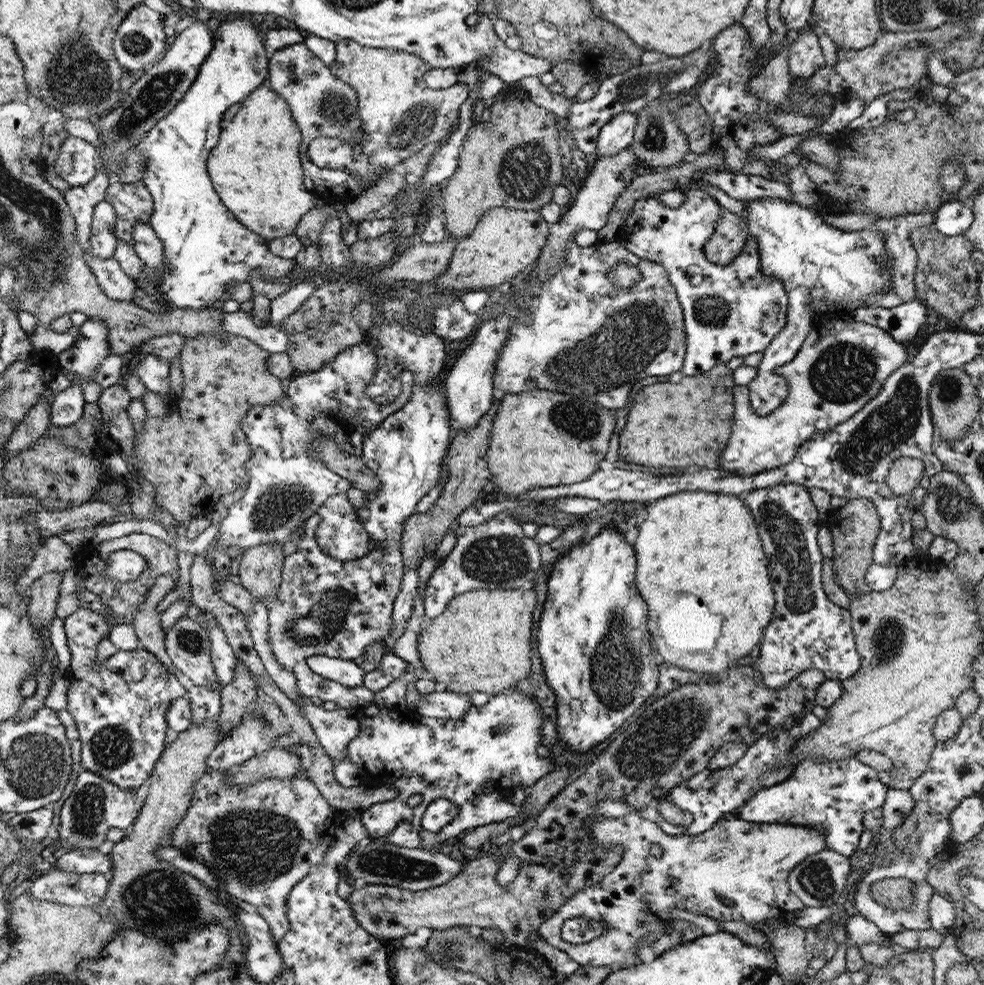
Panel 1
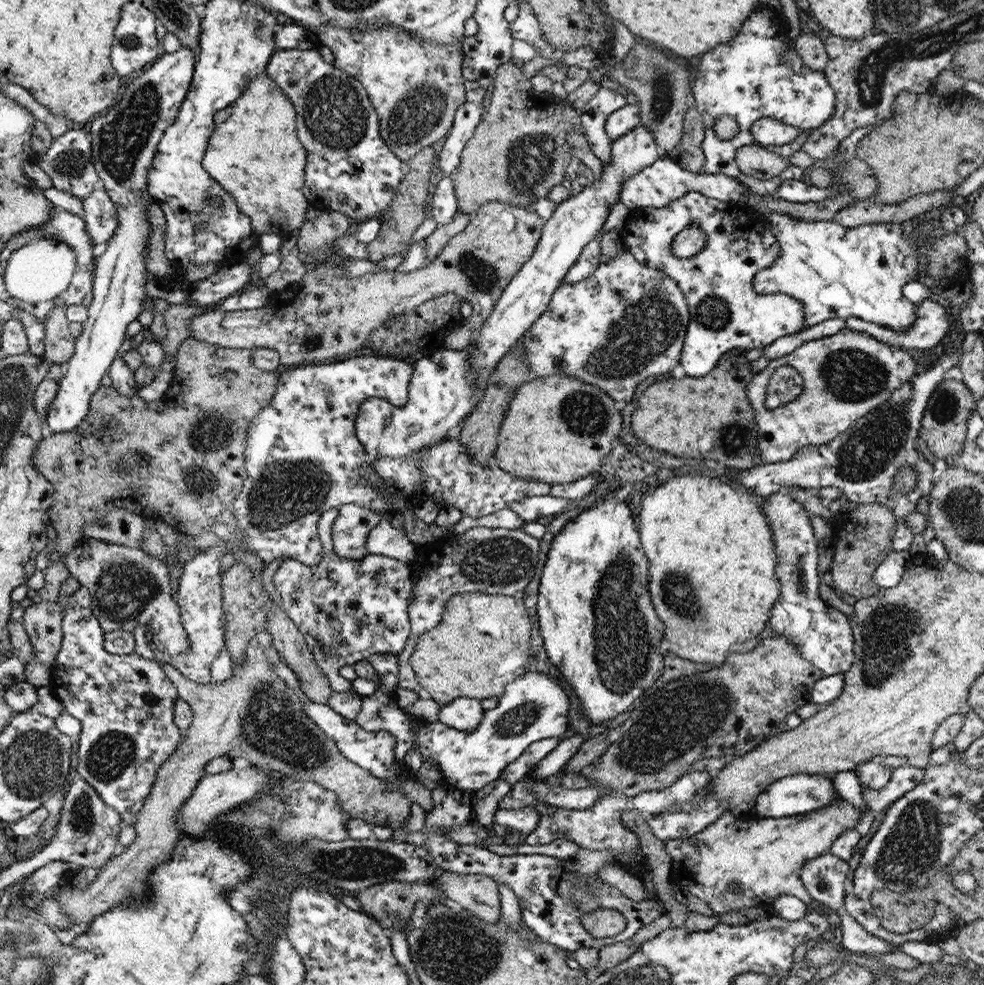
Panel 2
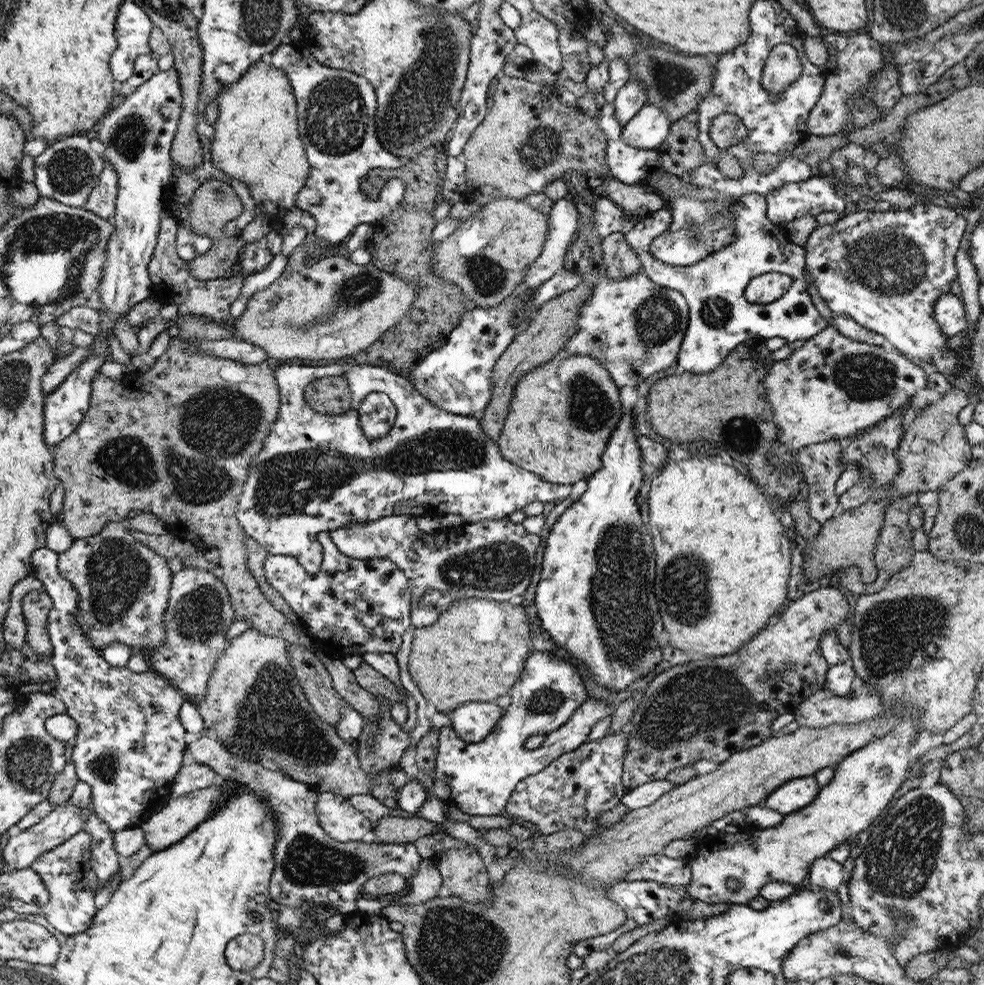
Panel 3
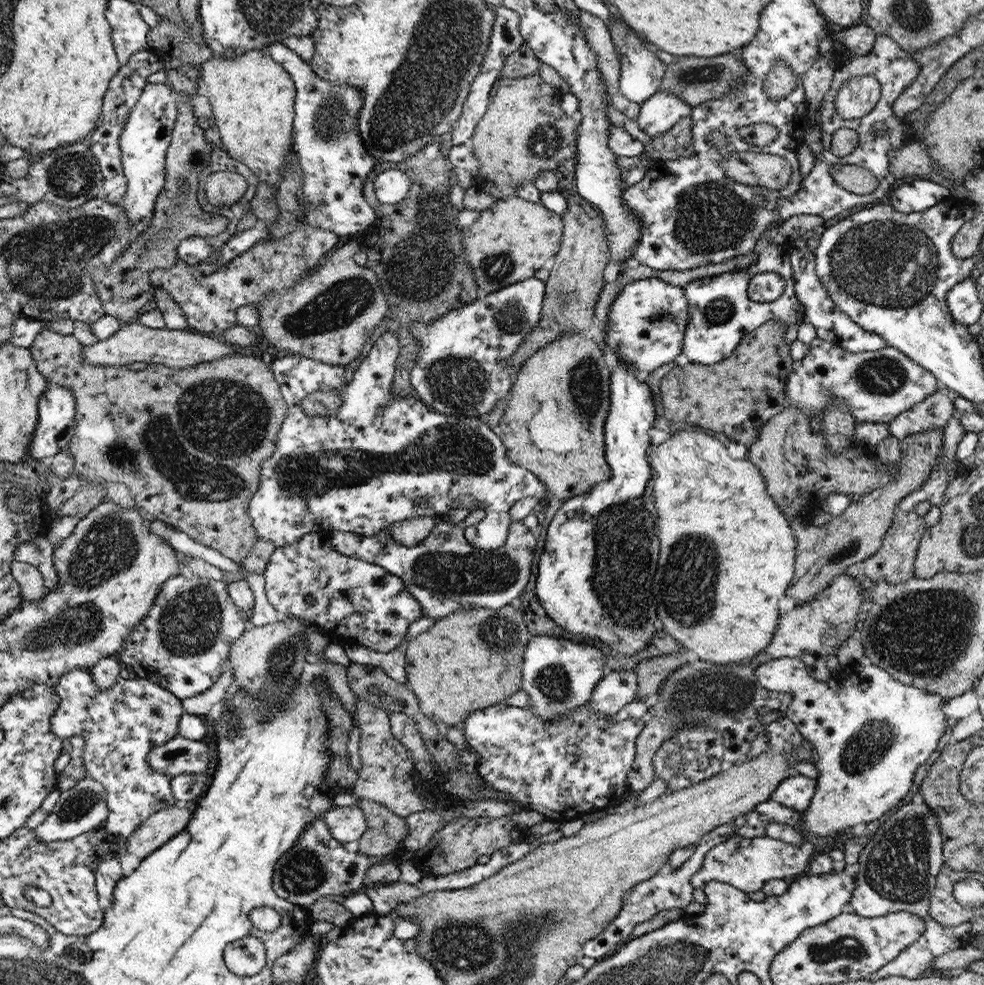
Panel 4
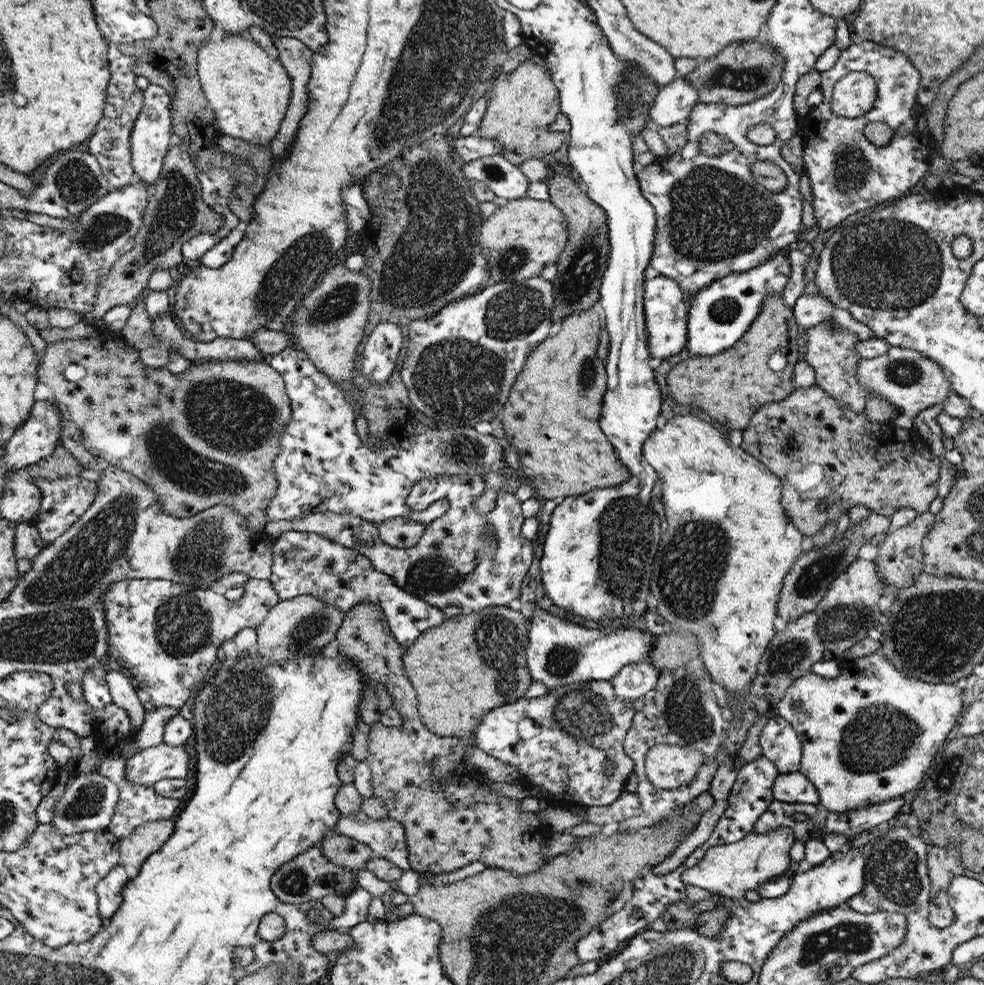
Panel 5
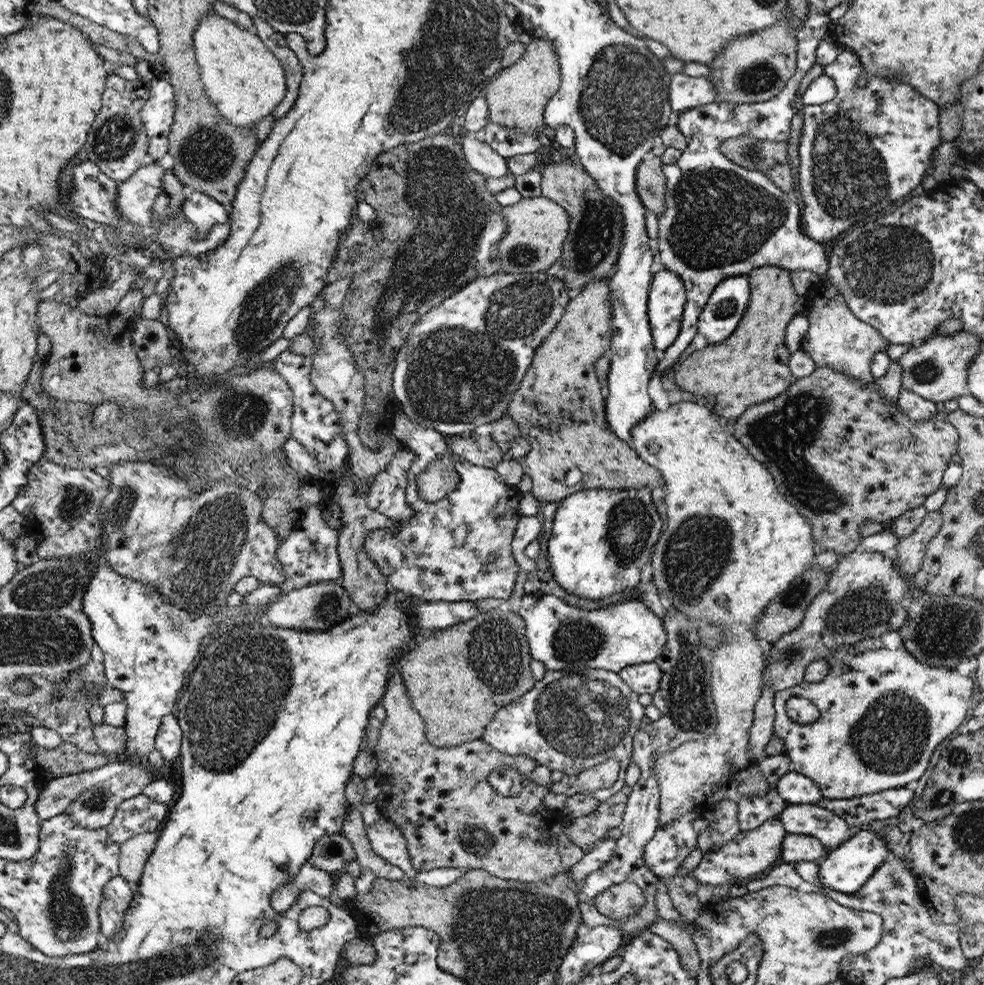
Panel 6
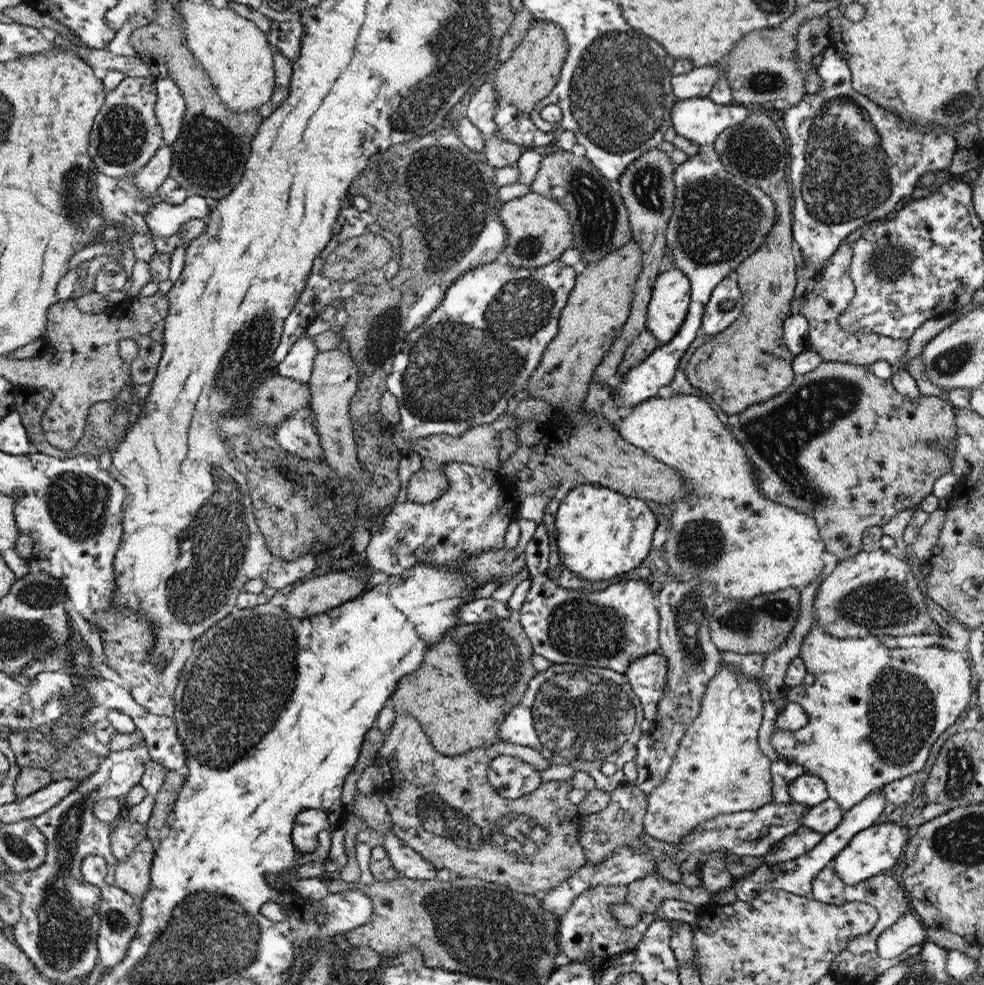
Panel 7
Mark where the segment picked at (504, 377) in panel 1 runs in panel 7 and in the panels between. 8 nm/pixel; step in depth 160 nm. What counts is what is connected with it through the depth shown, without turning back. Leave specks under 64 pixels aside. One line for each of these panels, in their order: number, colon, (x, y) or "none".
2: (626, 321)
3: (634, 326)
4: (647, 320)
5: (665, 306)
6: (666, 303)
7: (666, 310)

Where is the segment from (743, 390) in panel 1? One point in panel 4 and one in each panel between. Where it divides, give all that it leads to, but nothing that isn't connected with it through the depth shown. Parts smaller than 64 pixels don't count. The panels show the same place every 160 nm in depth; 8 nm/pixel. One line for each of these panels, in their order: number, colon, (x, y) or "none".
2: (849, 374)
3: (831, 387)
4: (878, 386)

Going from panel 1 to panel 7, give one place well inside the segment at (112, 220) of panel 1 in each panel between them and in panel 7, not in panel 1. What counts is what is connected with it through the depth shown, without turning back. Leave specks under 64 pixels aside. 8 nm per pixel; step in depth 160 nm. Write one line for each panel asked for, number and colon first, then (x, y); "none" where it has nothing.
2: (101, 216)
3: (103, 200)
4: (127, 86)
5: (110, 145)
6: (117, 144)
7: (126, 136)

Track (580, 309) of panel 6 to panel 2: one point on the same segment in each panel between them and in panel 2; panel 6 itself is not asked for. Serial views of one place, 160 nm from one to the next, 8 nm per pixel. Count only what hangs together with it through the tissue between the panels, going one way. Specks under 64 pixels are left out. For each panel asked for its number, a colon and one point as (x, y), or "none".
2: (559, 427)
3: (563, 414)
4: (554, 424)
5: (552, 418)

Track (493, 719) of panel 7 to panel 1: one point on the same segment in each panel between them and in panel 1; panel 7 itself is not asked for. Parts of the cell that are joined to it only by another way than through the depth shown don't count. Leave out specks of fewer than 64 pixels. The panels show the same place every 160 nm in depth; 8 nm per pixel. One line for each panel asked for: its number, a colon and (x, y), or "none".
1: (481, 643)
2: (482, 644)
3: (477, 650)
4: (453, 668)
5: (476, 661)
6: (445, 673)

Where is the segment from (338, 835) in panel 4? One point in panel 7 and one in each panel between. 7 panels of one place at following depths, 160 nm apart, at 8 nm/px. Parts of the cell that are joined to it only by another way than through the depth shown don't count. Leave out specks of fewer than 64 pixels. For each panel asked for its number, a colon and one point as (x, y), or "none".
5: (386, 837)
6: (385, 836)
7: (407, 861)

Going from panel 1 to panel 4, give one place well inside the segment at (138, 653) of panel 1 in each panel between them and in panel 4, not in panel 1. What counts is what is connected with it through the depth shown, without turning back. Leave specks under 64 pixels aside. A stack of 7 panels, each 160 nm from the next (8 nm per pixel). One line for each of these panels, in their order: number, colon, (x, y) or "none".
2: (126, 705)
3: (130, 743)
4: (120, 723)

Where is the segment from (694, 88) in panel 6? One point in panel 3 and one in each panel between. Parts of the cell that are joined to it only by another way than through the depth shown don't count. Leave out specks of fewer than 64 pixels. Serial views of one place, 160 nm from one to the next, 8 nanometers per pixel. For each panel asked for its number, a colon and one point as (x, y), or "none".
3: (650, 127)
4: (658, 114)
5: (676, 101)

